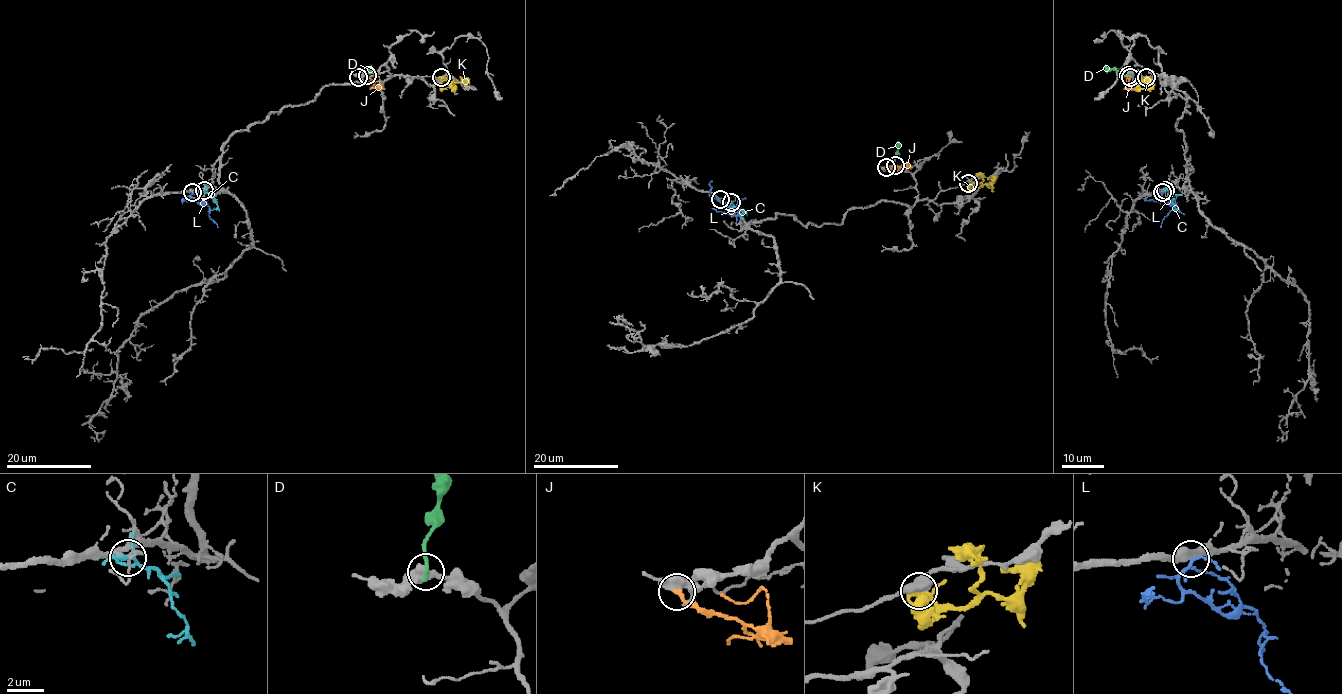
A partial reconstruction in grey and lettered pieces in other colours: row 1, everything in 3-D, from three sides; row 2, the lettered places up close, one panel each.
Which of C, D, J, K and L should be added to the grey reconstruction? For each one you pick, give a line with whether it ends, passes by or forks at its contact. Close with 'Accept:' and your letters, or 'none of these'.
L: it forks
Accept: L

